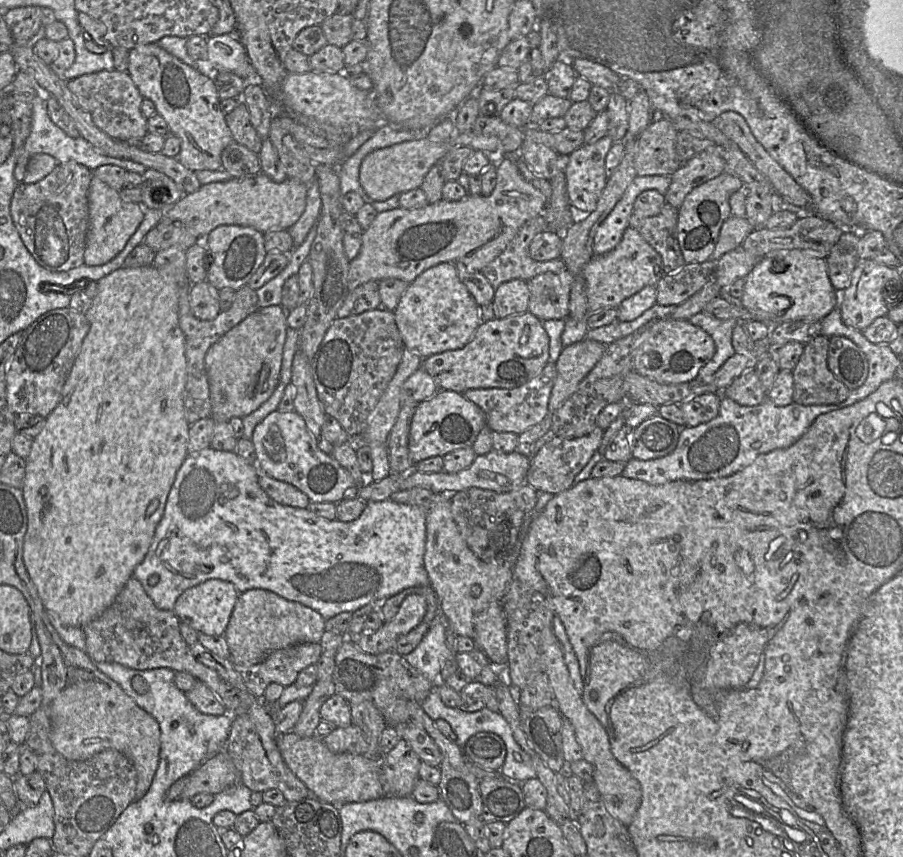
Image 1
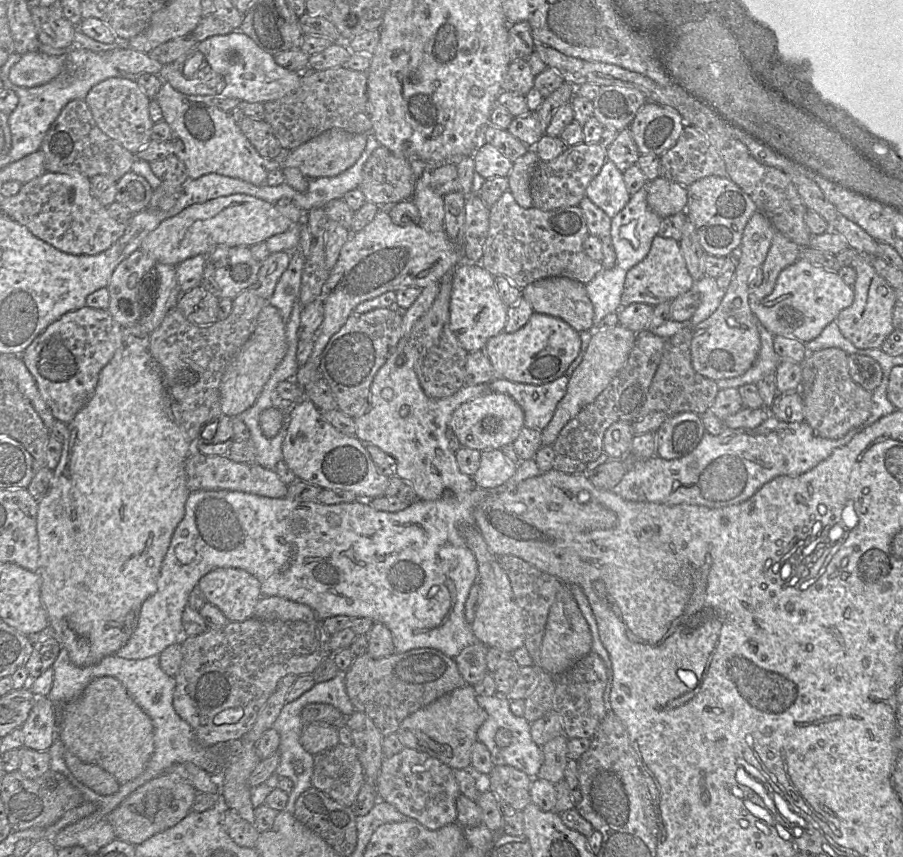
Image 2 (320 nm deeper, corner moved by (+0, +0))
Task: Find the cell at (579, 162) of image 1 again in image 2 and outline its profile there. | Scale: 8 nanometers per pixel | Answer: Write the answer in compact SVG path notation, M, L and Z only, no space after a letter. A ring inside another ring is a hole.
M607 160L598 175L589 183L586 196L610 218L616 216L629 202L623 173Z

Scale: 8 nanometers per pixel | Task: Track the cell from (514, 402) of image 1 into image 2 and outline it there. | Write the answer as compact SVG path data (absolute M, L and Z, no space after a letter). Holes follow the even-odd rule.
M564 375L542 385L494 379L488 386L491 392L506 394L519 404L524 413L524 427L542 431L565 395L568 381Z

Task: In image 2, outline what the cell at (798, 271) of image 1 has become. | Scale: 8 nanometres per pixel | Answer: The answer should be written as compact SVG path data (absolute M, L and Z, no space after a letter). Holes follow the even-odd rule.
M799 258L780 272L773 291L752 304L752 309L760 323L774 336L791 337L807 343L819 336L829 323L836 321L839 313L853 301L853 287L847 285L837 272Z

